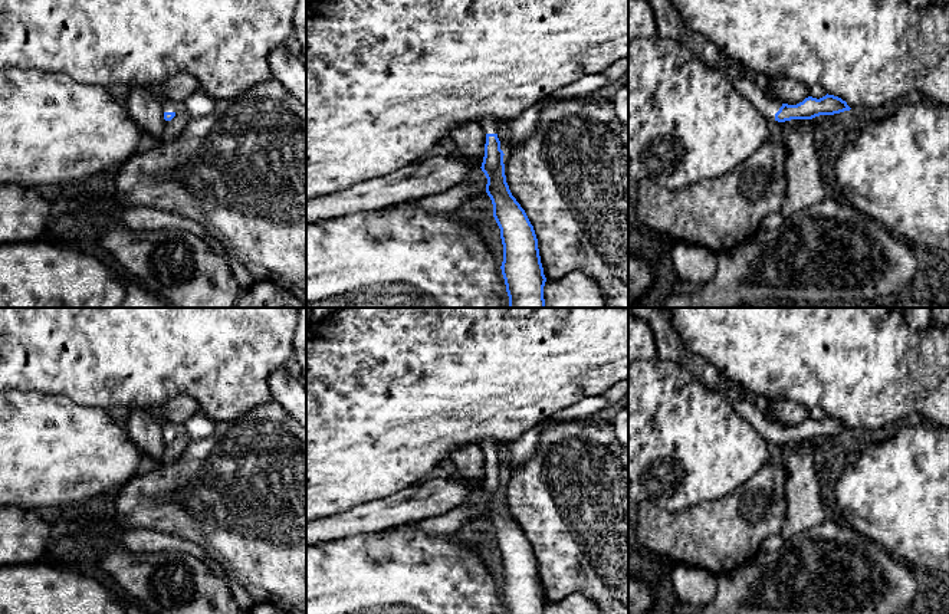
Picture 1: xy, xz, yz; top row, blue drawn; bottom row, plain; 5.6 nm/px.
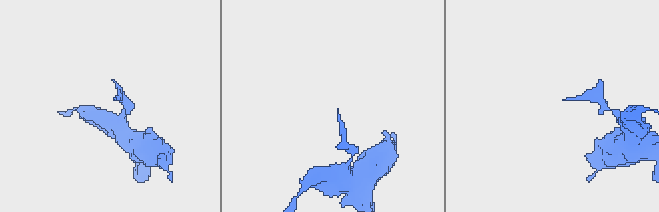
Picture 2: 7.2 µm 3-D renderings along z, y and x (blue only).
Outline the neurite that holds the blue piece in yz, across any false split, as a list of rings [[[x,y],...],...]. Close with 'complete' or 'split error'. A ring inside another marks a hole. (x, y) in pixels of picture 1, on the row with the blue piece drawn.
[[[733,79],[739,93],[745,95],[768,121],[812,119],[820,115],[834,115],[851,108],[838,96],[825,95],[820,99],[808,96],[797,105],[788,105],[765,93],[764,89],[746,79]]]; split error

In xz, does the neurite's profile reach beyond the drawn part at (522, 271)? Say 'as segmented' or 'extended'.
extended

